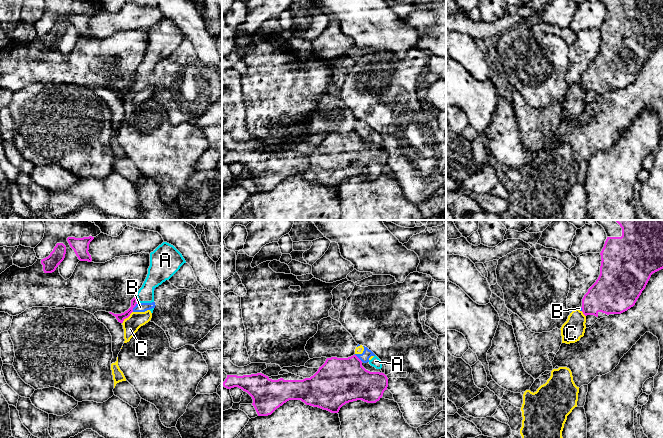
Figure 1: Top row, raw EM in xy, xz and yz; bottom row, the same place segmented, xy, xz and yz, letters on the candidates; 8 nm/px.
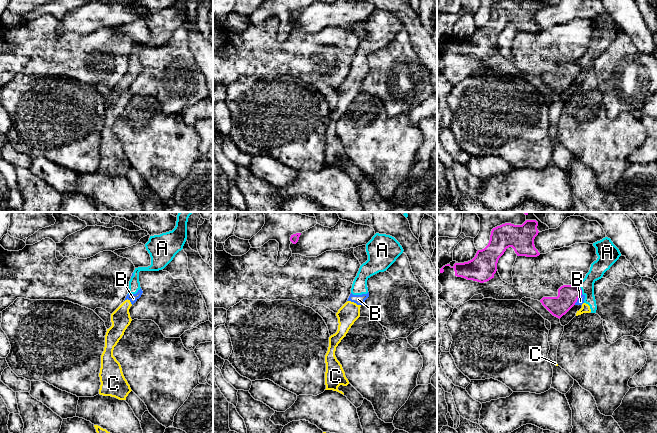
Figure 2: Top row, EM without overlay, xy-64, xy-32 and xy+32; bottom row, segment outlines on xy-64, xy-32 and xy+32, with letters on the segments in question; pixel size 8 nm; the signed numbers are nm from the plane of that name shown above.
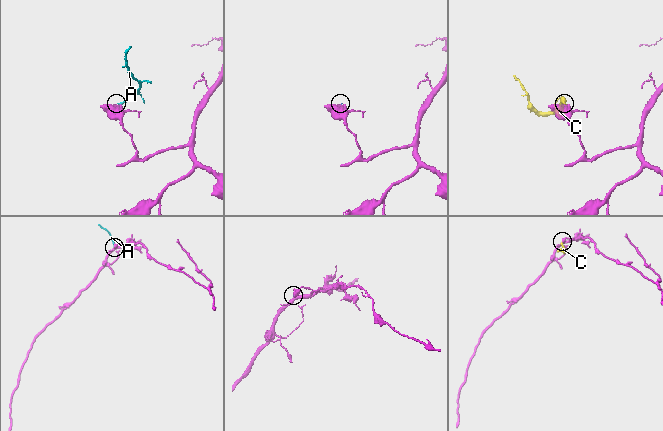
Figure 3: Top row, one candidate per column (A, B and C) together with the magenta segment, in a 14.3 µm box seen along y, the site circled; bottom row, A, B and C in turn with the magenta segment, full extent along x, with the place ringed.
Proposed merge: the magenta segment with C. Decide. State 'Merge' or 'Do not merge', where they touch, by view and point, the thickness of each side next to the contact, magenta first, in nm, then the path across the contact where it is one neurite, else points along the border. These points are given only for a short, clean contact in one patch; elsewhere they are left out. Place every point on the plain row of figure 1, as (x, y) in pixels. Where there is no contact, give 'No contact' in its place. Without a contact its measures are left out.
Do not merge. Touches magenta at xy (127, 93). Thickness 60 nm (magenta) against 130 nm. Boundary: xy (132, 87), (122, 99)

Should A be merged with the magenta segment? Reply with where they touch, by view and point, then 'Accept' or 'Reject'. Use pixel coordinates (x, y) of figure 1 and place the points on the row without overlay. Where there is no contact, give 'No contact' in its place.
Touches magenta at xy (136, 75). Reject

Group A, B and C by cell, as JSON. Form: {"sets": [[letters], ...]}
{"sets": [["A", "B", "C"]]}

